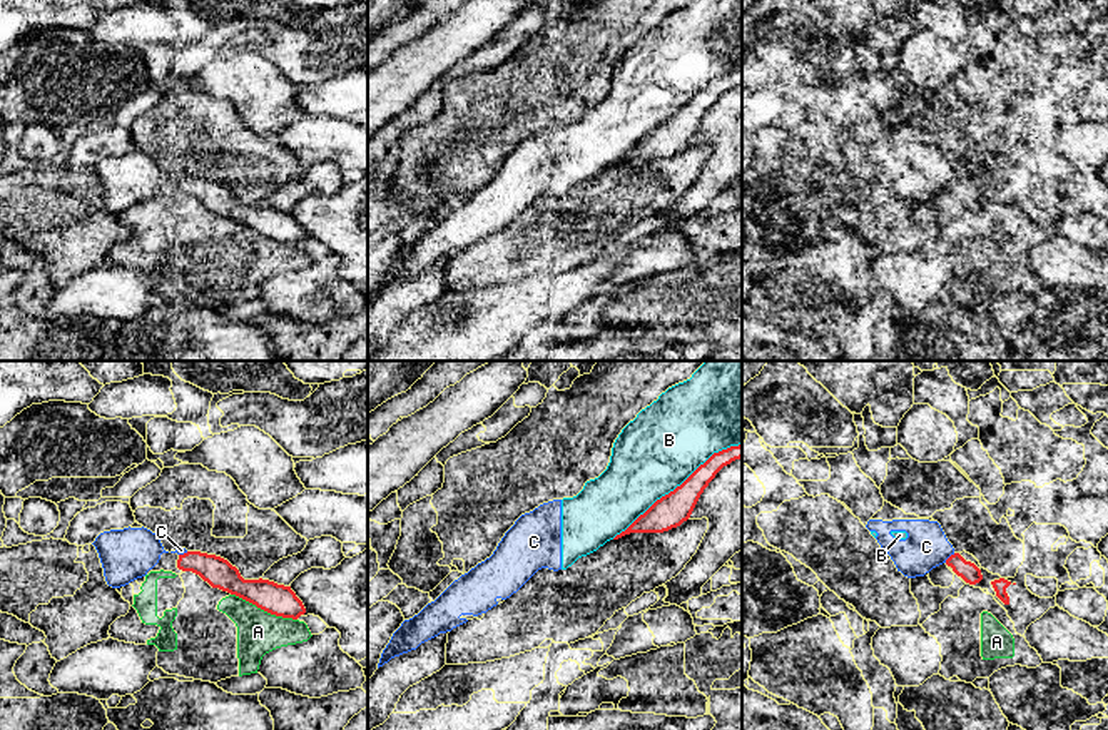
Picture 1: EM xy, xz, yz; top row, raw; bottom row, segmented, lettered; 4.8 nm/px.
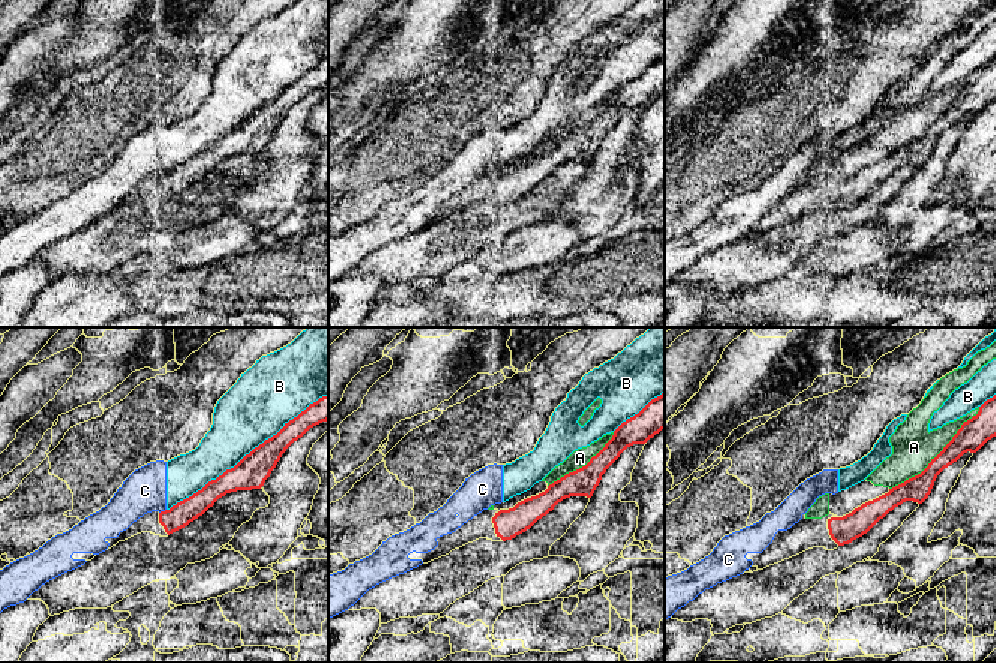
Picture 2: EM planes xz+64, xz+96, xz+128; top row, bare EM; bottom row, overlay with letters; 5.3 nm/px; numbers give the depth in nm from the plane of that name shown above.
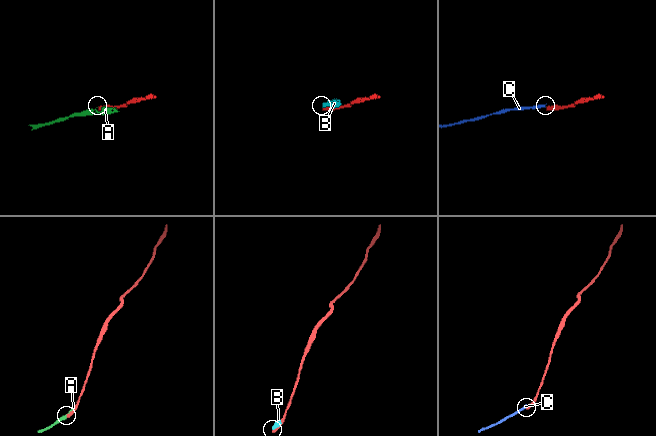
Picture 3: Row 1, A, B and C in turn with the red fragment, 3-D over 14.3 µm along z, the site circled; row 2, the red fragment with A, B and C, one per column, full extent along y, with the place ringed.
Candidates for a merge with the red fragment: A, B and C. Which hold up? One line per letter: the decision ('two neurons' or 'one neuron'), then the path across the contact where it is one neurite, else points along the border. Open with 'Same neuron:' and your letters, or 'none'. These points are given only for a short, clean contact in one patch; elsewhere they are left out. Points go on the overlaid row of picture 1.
Same neuron: none
A: two neurons
B: two neurons
C: two neurons

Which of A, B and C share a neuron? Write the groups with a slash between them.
A / B C

